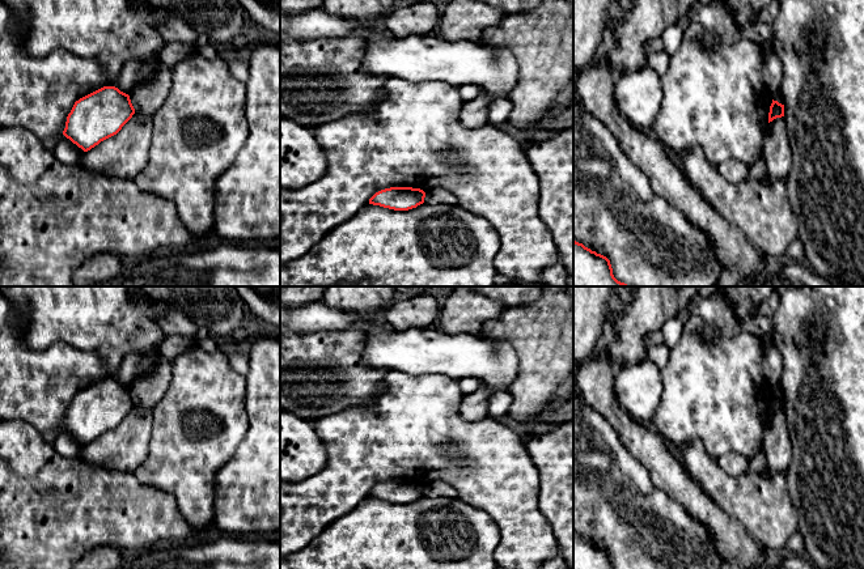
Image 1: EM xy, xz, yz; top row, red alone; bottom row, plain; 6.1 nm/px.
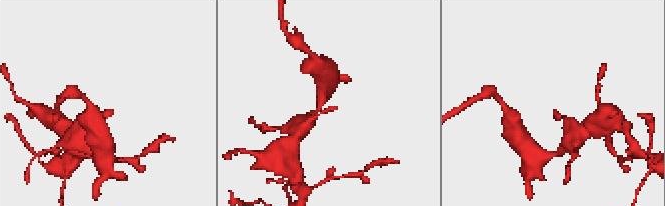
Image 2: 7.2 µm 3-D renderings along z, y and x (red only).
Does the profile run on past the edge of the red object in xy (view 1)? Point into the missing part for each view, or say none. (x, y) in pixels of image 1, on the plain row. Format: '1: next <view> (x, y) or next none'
1: next none

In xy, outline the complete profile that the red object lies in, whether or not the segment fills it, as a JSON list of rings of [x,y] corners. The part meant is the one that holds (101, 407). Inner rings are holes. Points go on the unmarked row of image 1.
[[[103,379],[75,395],[63,428],[88,445],[117,428],[134,407],[128,387],[115,379]]]

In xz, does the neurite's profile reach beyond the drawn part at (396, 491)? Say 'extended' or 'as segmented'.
as segmented

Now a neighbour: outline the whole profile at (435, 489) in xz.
[[[433,481],[425,485],[424,496],[429,498],[458,498],[458,492],[452,485],[444,481]]]

